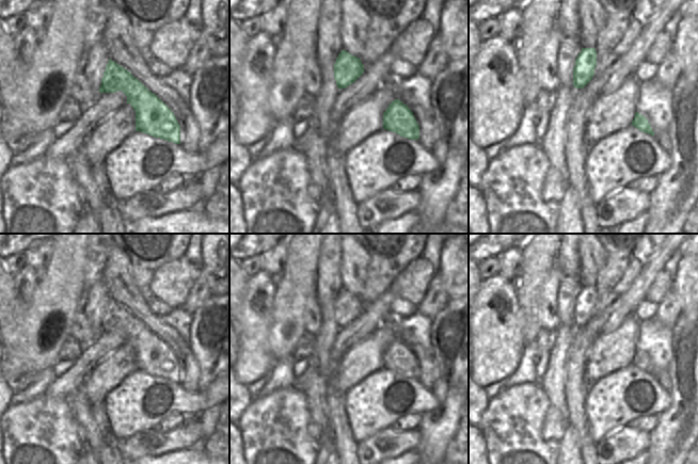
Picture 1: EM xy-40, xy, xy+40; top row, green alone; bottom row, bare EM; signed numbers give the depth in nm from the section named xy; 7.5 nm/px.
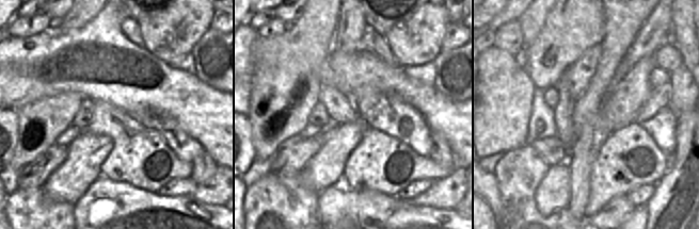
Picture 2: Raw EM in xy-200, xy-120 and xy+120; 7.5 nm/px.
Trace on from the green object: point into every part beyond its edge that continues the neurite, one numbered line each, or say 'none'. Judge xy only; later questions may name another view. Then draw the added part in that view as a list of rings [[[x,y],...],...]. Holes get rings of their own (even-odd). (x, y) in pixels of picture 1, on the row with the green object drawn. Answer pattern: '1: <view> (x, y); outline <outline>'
none

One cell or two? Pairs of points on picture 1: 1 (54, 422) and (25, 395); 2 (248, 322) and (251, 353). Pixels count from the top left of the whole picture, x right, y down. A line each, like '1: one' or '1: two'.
1: two
2: one

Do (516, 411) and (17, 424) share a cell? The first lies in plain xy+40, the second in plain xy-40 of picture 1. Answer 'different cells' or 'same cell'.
same cell

